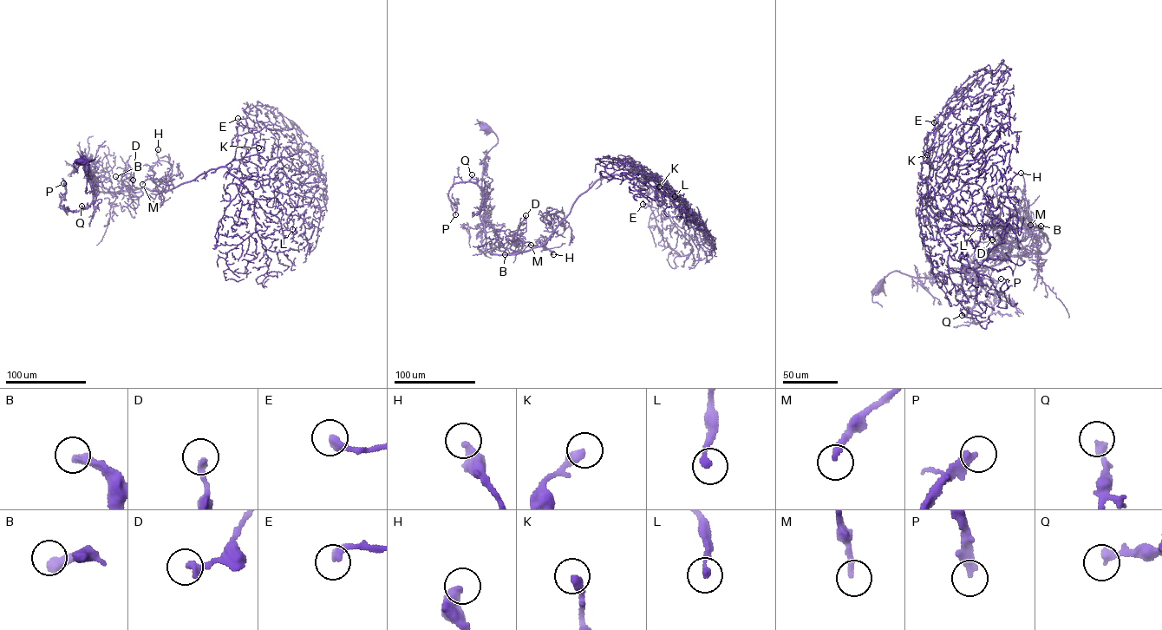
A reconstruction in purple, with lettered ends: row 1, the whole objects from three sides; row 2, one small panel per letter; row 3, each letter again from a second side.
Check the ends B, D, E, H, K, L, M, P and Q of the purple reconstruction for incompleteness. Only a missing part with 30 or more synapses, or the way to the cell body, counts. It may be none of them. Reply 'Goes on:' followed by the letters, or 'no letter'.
Goes on: B, P

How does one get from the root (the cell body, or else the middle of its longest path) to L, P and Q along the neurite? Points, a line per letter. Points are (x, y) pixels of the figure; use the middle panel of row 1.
L: (486, 128), (498, 141), (483, 162), (481, 188), (491, 252), (542, 246), (603, 178), (644, 172), (675, 196)
P: (486, 128), (498, 141), (483, 162), (484, 200), (476, 184), (453, 183), (447, 193), (457, 206), (455, 214)
Q: (486, 128), (494, 133), (498, 141), (483, 162), (483, 203), (483, 192), (471, 181), (472, 174)

